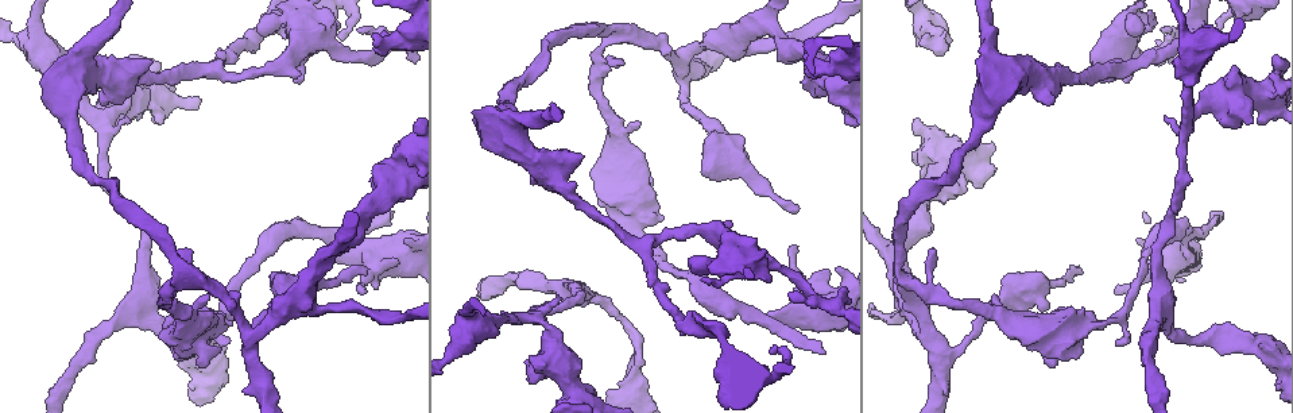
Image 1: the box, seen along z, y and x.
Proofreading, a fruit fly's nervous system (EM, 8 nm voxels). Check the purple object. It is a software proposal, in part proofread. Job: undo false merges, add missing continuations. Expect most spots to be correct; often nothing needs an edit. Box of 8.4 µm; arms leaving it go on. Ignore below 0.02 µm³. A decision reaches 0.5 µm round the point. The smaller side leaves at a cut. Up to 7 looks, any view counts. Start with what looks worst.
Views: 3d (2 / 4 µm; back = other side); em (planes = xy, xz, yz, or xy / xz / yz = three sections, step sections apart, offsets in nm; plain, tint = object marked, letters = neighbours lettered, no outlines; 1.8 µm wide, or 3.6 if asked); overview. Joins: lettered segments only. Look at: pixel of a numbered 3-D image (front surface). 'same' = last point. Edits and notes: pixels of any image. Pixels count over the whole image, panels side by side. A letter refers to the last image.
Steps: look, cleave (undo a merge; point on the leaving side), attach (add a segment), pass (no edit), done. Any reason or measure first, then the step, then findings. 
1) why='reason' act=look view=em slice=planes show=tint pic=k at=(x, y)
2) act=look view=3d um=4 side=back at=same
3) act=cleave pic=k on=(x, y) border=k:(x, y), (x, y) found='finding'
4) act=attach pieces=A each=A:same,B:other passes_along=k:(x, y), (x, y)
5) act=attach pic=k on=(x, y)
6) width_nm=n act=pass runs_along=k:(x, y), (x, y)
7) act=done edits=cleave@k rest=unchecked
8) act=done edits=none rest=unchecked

why='free end' act=look view=3d um=4 pic=1 at=(922, 42)

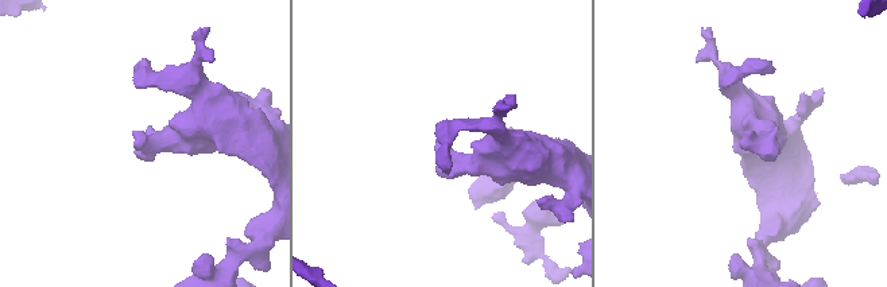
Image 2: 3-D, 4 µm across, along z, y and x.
act=look view=em slice=planes show=letters pic=2 at=(741, 147)

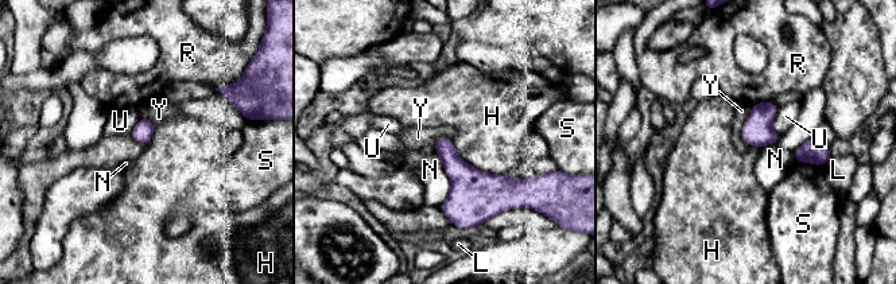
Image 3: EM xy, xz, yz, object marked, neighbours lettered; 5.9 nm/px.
act=pass each=H:other,L:other,N:other,R:other,S:other,U:other,Y:other border=3:(753, 105), (741, 129), (748, 146) found='no lettered segment goes on from it'

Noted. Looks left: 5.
why='end of a long branch' act=look view=em slice=planes show=letters pic=1 at=(796, 209)

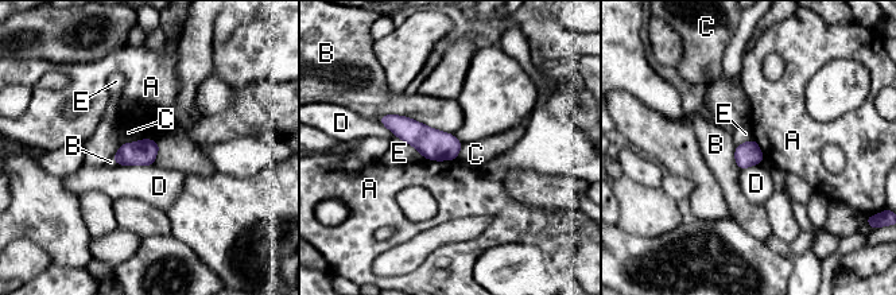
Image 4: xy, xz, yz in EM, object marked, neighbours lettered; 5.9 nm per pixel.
width_nm=140 longest_contact=B:480nm act=pass each=A:other,B:other,C:other,D:other,E:other found='no lettered segment goes on from it'

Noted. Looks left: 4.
why='thick end' act=look view=em slice=planes show=letters pic=1 at=(767, 281)

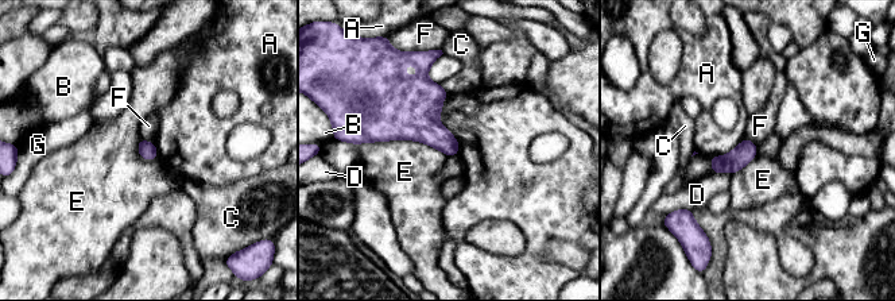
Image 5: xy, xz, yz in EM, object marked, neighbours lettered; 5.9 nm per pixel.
longest_contact=E:550nm act=pass each=A:other,B:other,C:other,D:other,E:other,F:other,G:other border=5:(356, 143), (415, 139), (448, 157) found='no lettered segment goes on from it'

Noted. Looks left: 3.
act=done edits=none rest=unchecked

